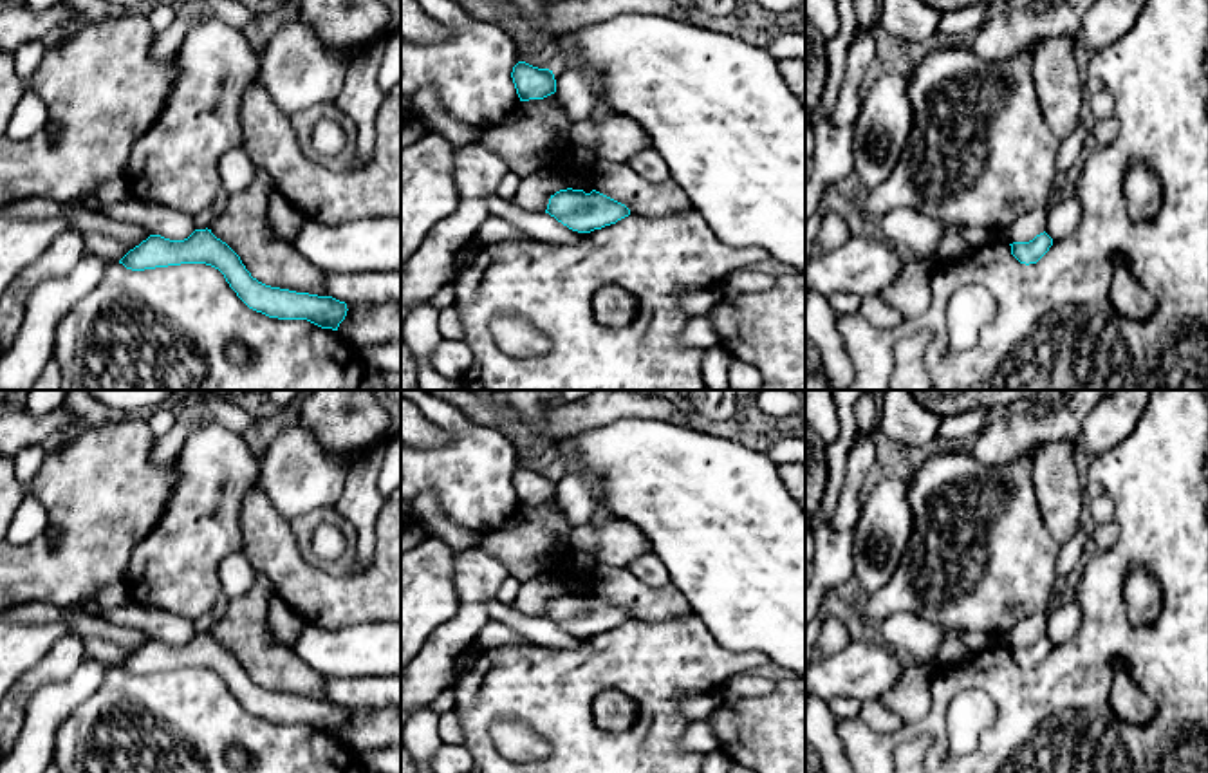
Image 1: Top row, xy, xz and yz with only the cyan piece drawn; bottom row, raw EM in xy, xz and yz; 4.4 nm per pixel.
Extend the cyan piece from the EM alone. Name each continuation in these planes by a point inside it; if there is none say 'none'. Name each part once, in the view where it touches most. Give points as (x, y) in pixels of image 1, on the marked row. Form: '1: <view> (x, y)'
none

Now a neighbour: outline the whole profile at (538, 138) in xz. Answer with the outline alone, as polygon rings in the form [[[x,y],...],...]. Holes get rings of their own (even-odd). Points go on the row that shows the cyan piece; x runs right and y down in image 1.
[[[554,92],[544,99],[520,101],[516,119],[482,130],[479,143],[498,154],[511,172],[527,177],[562,163],[572,146],[572,125]]]

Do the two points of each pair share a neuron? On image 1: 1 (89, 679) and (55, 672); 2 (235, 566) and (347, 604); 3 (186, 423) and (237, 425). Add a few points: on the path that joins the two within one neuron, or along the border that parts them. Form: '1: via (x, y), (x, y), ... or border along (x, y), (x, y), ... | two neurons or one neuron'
1: border along (85, 658), (65, 679), (42, 685), (31, 696) | two neurons
2: border along (242, 549), (257, 571) | two neurons
3: via (199, 416), (224, 416) | one neuron

